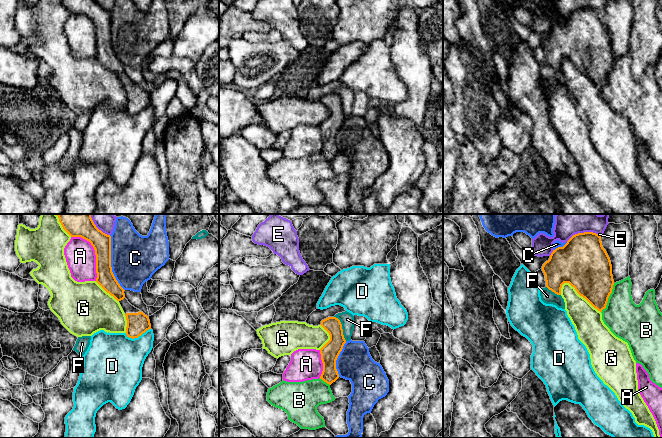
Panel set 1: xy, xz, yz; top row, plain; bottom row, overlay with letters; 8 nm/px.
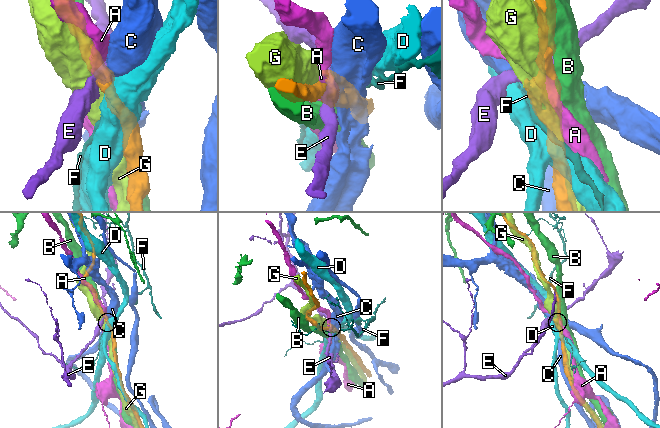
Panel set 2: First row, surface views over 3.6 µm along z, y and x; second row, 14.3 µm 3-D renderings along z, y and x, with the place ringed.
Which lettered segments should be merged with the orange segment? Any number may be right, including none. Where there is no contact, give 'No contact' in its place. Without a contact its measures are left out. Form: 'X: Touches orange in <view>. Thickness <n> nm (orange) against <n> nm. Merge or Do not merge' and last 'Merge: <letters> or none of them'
A: Touches orange in xy. Thickness 160 nm (orange) against 240 nm. Do not merge
B: Touches orange in yz. Thickness 360 nm (orange) against 300 nm. Do not merge
C: Touches orange in xy. Thickness 160 nm (orange) against 380 nm. Do not merge
D: Touches orange in xy. Thickness 180 nm (orange) against 420 nm. Do not merge
E: Touches orange in yz. Thickness 400 nm (orange) against 140 nm. Do not merge
F: Touches orange in xz. Thickness 150 nm (orange) against 110 nm. Do not merge
G: Touches orange in yz. Thickness 400 nm (orange) against 240 nm. Merge
Merge: G

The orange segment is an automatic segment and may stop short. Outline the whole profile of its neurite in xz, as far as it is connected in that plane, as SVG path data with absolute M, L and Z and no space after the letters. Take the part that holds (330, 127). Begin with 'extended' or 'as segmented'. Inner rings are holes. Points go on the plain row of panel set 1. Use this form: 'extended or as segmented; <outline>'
as segmented; M328 93L320 100L330 111L330 116L320 125L323 147L320 152L327 160L331 161L339 154L336 145L336 136L343 125L346 116L343 111L342 100L336 93Z

